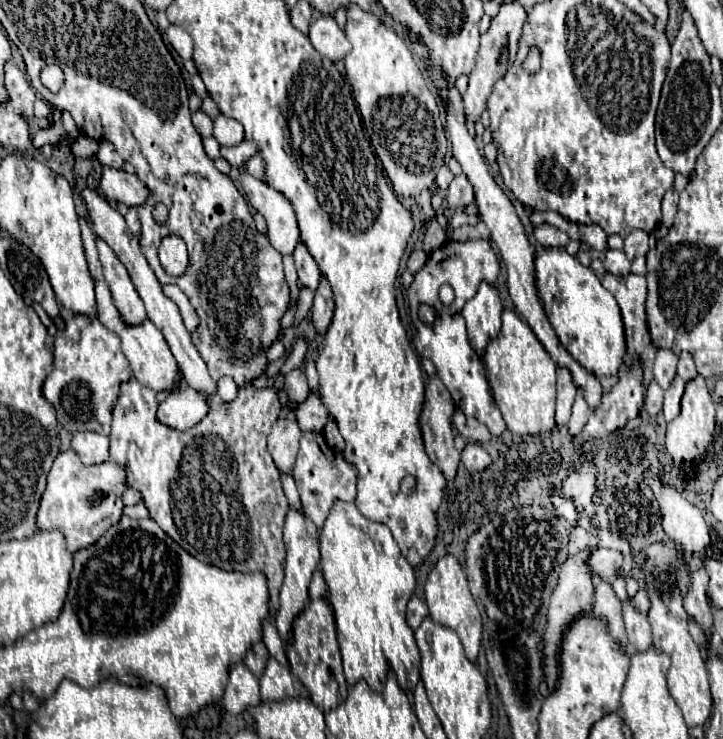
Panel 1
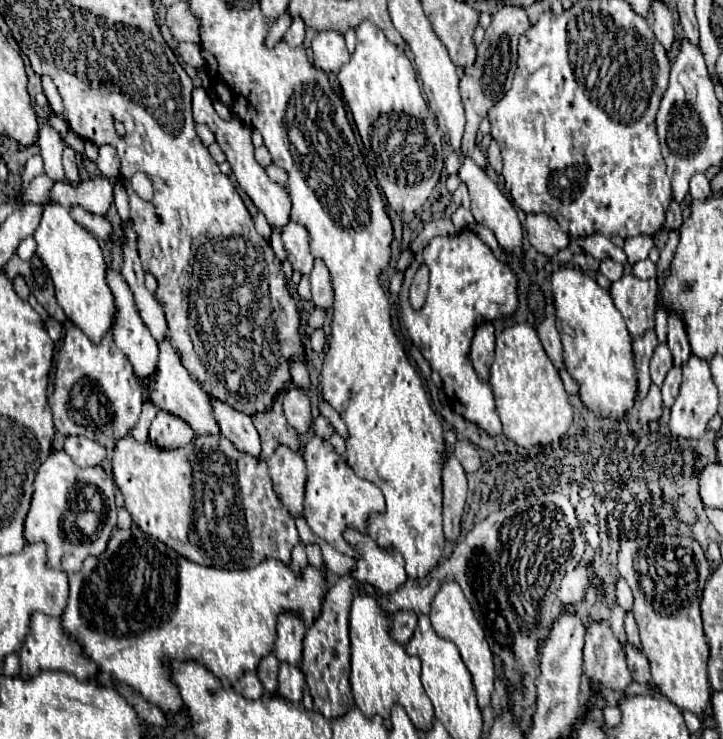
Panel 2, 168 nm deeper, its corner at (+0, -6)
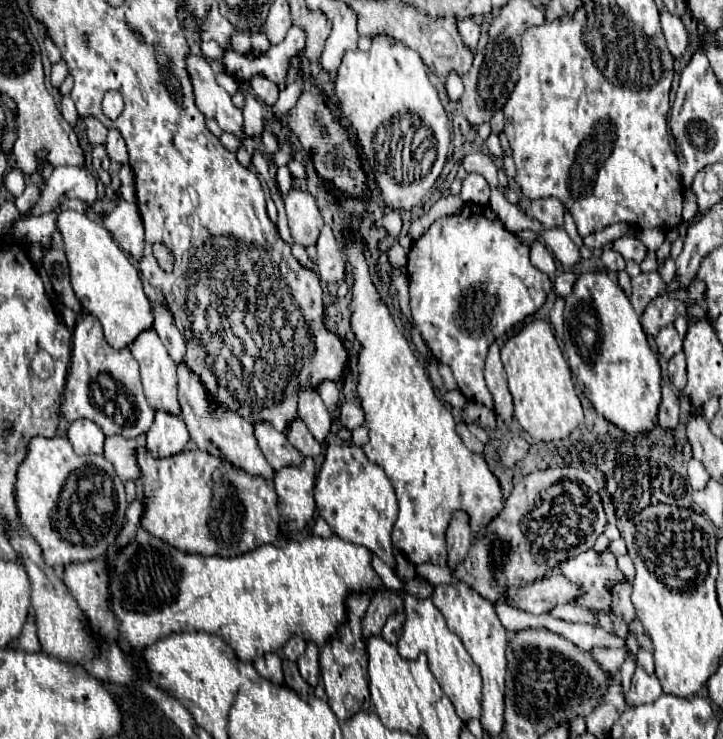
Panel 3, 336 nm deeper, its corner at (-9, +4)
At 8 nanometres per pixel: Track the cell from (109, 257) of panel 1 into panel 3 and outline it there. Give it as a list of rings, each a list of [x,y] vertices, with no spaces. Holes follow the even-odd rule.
[[[153,328],[143,330],[131,344],[129,350],[139,362],[145,396],[153,410],[165,410],[179,414],[177,402],[177,376],[175,362],[163,346],[161,338]]]

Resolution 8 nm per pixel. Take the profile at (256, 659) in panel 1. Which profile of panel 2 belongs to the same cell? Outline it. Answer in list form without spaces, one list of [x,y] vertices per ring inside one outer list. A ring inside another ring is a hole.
[[[268,654],[268,656],[260,662],[260,666],[258,666],[260,682],[264,684],[266,692],[270,692],[270,694],[276,692],[276,684],[278,684],[278,680],[276,680],[276,676],[278,676],[278,666],[280,666],[280,662],[278,662],[278,658],[276,658],[274,654]]]

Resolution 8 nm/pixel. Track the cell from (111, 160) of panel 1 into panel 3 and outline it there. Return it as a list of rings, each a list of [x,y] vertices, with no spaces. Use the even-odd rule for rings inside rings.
[[[109,130],[105,148],[107,148],[107,156],[109,156],[113,162],[127,164],[127,146],[125,146],[123,136],[121,136],[117,130]]]

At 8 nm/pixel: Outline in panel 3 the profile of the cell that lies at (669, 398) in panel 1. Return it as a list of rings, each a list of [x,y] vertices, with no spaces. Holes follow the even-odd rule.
[[[675,354],[671,360],[669,360],[669,378],[671,378],[671,384],[677,388],[677,390],[683,390],[685,388],[685,382],[687,382],[687,376],[685,376],[685,354]]]

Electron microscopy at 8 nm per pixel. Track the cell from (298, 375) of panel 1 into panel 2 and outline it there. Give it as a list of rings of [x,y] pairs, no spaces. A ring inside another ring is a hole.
[[[290,388],[284,394],[284,416],[290,426],[296,428],[298,434],[306,434],[312,424],[310,398],[302,388]]]

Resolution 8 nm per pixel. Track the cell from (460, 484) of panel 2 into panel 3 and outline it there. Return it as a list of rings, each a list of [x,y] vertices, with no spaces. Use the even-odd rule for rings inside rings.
[[[465,510],[453,512],[453,518],[447,528],[447,550],[449,550],[449,566],[455,566],[465,558],[471,546],[471,526],[469,514]]]

